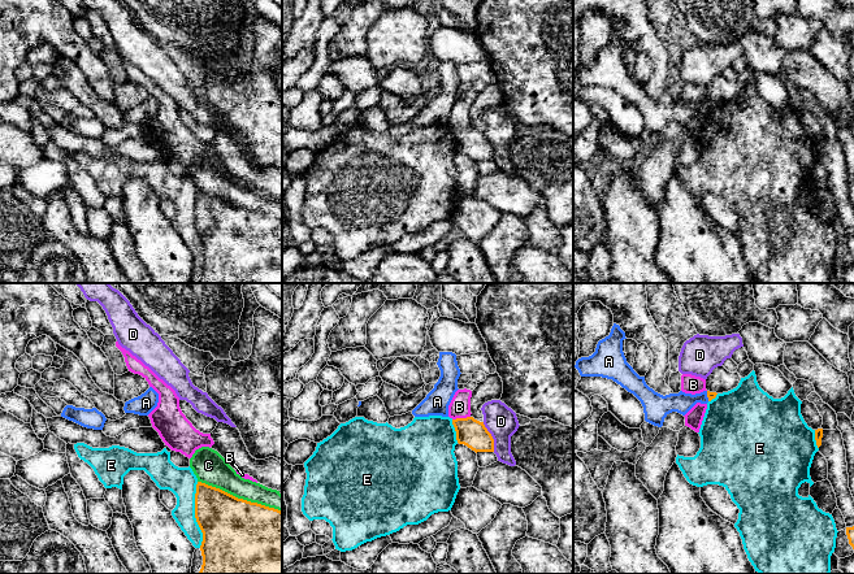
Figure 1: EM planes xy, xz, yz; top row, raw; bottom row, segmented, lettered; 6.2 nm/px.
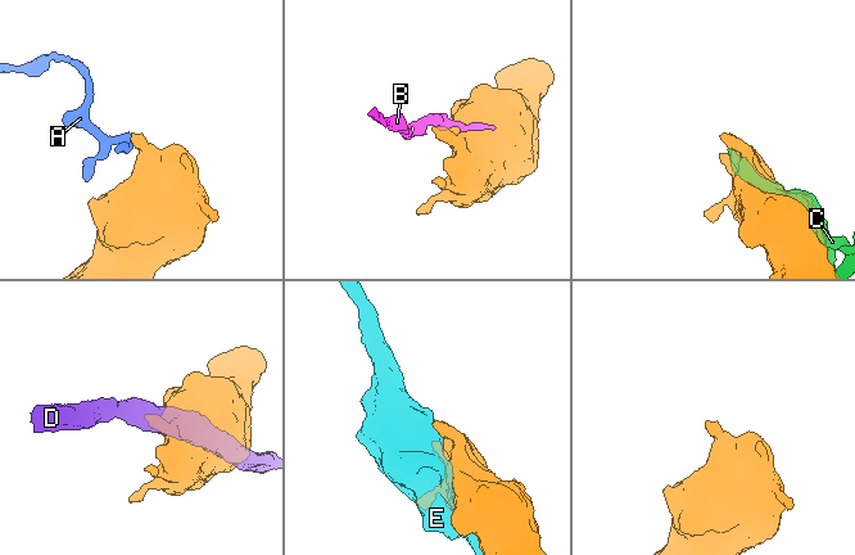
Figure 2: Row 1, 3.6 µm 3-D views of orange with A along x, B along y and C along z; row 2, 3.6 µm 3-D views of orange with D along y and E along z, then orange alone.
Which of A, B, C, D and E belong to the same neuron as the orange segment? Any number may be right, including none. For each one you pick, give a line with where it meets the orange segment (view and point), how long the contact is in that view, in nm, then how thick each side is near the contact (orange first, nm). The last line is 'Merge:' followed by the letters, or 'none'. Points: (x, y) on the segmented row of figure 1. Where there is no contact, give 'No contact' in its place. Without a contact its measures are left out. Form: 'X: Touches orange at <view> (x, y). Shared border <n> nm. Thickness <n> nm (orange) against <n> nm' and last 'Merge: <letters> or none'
Merge: none

